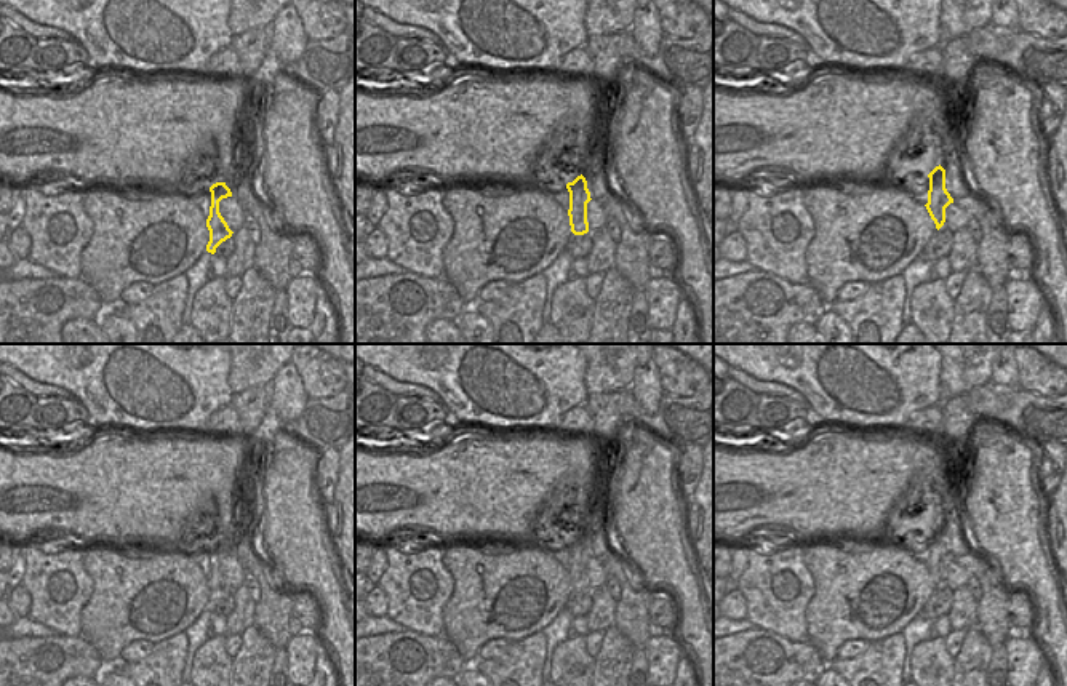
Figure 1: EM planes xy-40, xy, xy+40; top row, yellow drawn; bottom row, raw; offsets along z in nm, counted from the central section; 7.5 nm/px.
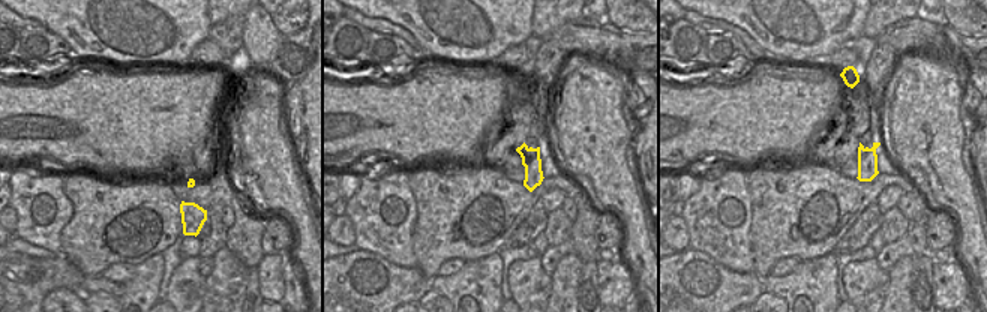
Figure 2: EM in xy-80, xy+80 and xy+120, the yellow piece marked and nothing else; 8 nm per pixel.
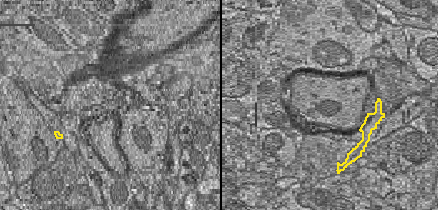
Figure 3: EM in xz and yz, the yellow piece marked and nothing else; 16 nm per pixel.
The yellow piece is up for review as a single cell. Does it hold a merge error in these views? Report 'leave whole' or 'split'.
leave whole

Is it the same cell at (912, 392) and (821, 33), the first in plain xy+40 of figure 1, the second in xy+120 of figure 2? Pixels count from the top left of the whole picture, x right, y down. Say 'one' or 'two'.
one

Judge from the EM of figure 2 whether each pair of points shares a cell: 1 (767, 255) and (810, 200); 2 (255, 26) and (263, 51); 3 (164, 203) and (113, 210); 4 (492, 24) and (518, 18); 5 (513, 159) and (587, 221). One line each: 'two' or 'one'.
1: one
2: one
3: one
4: one
5: two

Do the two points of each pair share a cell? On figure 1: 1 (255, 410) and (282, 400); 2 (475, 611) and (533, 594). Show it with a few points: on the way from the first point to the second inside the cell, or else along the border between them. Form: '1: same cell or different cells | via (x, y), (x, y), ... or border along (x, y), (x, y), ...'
1: different cells | border along (267, 387), (269, 405)
2: same cell | via (490, 602), (499, 594), (519, 594)

